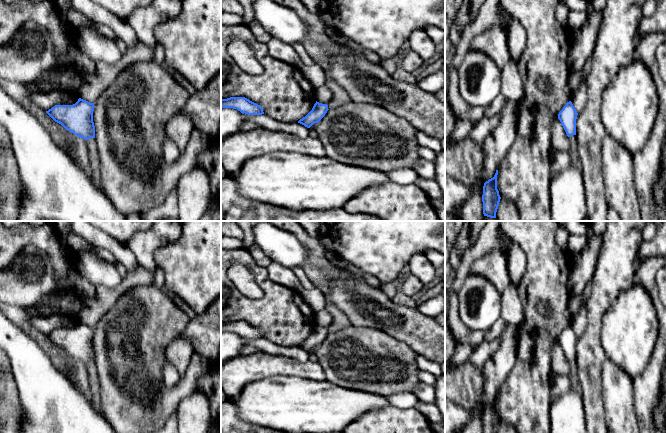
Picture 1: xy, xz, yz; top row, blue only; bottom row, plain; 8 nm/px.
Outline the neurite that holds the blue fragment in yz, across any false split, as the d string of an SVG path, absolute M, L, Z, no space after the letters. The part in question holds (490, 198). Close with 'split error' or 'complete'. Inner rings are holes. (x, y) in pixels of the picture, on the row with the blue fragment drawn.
M496 170L494 177L486 181L483 186L483 214L490 218L496 218L496 212L501 199L497 189L497 175L498 170Z; complete

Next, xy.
M81 98L73 105L55 105L46 113L66 130L84 140L95 138L94 103Z; complete

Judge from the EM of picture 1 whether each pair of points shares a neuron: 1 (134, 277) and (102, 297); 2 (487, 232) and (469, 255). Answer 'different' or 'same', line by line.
1: same
2: same

